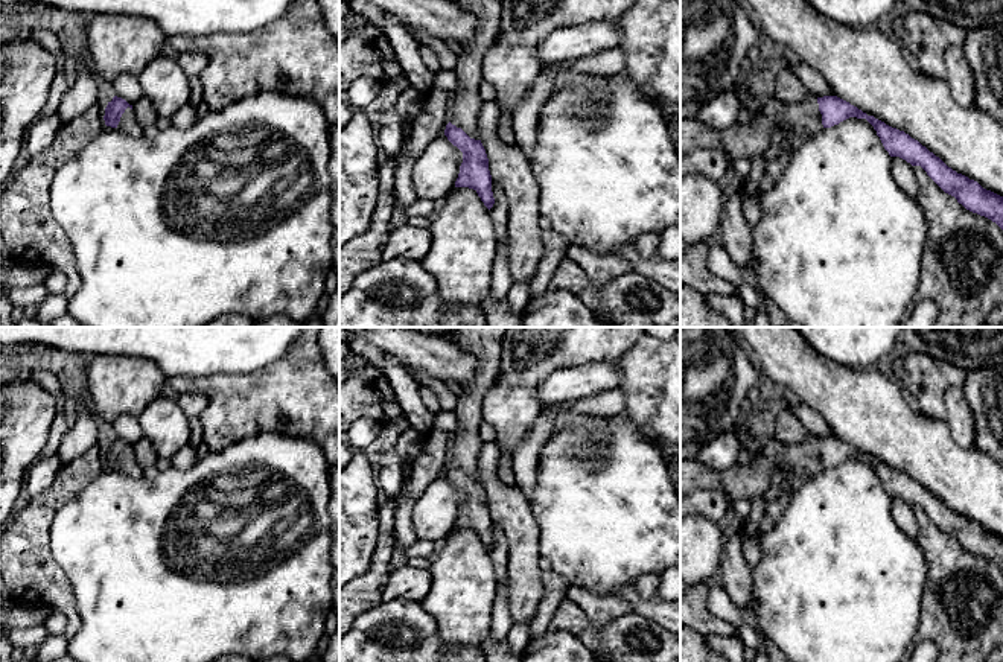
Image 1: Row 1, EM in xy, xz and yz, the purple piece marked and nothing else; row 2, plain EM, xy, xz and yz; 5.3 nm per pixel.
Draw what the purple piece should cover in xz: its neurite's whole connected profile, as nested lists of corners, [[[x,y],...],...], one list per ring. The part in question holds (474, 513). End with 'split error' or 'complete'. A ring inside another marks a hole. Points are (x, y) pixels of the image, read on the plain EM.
[[[458,327],[441,336],[478,359],[473,379],[461,384],[463,393],[454,411],[457,429],[451,435],[444,476],[463,493],[455,528],[473,530],[489,551],[495,539],[489,499],[479,481],[478,455],[484,444],[479,438],[479,426],[484,396],[501,370],[501,342],[507,330],[508,327]]]; split error

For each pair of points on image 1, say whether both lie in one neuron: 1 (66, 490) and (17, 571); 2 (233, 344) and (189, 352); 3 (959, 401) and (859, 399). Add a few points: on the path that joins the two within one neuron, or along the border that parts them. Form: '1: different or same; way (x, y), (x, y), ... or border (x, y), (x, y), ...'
1: same; way (46, 509), (32, 522), (23, 551)
2: same; way (222, 344), (200, 344)
3: different; border (944, 419), (952, 439), (964, 449)

